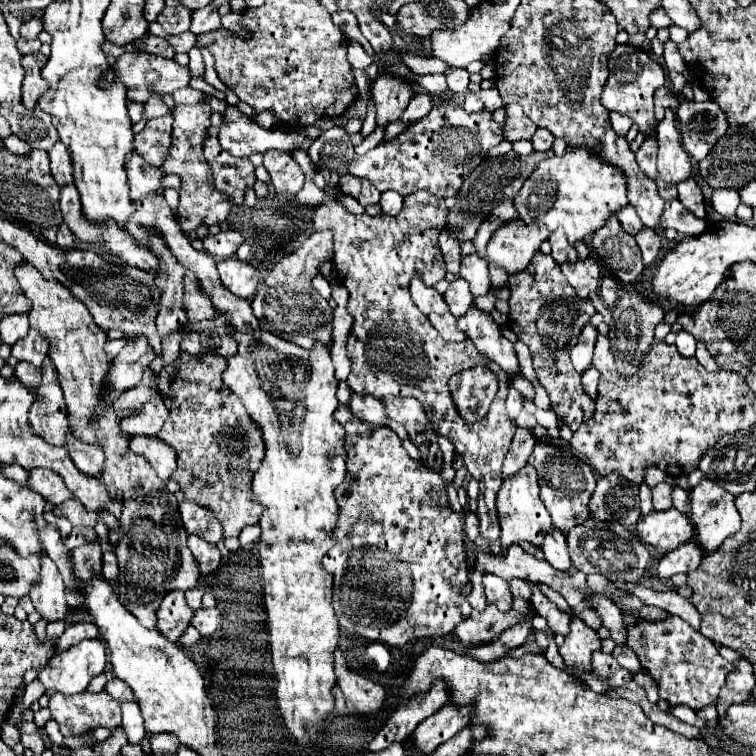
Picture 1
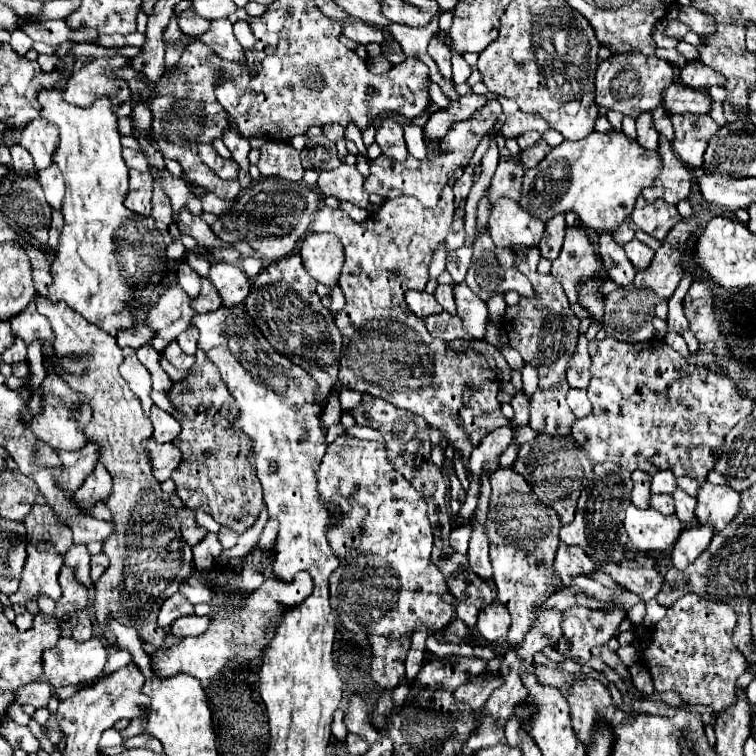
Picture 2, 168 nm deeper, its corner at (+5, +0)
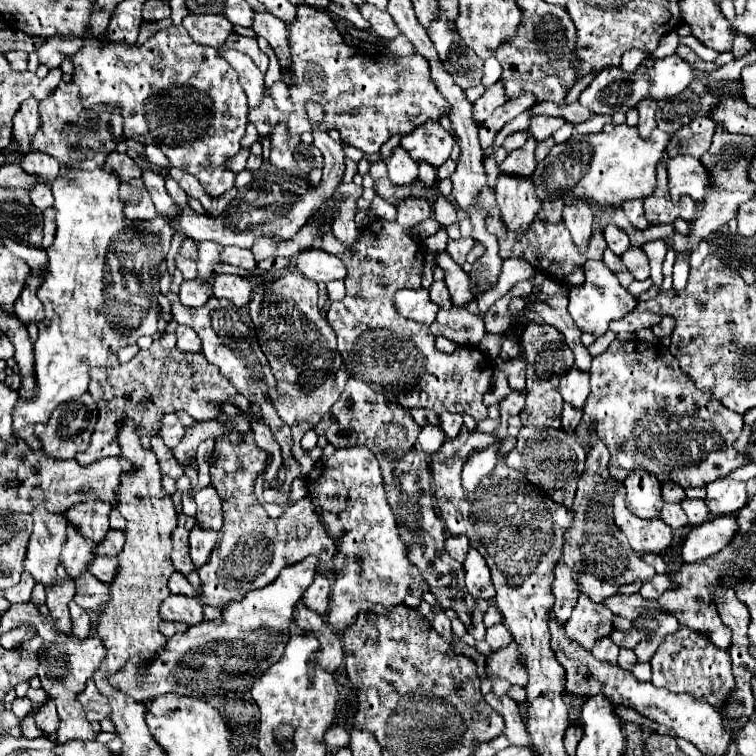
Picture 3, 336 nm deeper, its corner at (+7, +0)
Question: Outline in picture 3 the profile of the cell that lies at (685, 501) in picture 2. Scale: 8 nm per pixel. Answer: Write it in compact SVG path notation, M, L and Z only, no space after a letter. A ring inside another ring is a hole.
M685 499L681 503L681 507L685 509L691 525L701 525L701 523L705 523L709 519L709 507L701 499Z

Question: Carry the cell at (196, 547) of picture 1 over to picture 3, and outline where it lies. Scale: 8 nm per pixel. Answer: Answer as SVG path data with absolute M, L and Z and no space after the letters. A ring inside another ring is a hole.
M193 527L193 531L189 533L189 547L191 547L191 561L193 565L199 569L201 565L207 563L211 549L217 541L215 531L211 529L201 529L201 527Z

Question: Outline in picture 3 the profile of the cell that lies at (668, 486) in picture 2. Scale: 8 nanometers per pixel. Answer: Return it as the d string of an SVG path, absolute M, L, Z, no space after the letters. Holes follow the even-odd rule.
M663 483L663 497L665 503L681 503L685 499L685 489L677 483Z

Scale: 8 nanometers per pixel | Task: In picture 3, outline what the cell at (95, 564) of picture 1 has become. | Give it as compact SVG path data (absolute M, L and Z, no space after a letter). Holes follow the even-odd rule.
M59 579L53 587L47 587L47 601L49 615L61 633L71 633L71 617L67 603L75 597L75 585L69 579Z

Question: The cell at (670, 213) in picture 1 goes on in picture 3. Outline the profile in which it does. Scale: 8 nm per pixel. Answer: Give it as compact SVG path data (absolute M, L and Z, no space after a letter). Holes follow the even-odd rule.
M629 199L629 201L623 201L621 207L623 207L625 215L629 217L629 221L631 221L637 229L647 229L647 227L651 227L651 225L645 221L641 199Z

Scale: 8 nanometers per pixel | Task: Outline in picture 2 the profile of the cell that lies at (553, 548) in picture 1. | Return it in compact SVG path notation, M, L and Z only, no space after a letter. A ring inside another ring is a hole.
M563 541L559 543L553 569L561 577L563 585L573 583L571 579L575 575L589 575L591 571L595 571L593 561L587 557L587 553L579 545L567 545Z

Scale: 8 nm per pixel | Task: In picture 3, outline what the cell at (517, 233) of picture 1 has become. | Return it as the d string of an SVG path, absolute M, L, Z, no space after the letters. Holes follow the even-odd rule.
M501 173L495 185L497 205L505 219L509 231L525 231L537 219L541 201L535 193L533 177L517 177L511 173Z

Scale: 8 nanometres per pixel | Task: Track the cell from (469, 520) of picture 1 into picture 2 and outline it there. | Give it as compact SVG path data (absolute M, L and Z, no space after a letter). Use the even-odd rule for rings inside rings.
M459 525L451 531L451 547L457 549L459 553L467 553L467 543L471 537L471 527L469 525Z

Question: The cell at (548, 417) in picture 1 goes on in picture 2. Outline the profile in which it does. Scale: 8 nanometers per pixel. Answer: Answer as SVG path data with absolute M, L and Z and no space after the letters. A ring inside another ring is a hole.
M525 364L523 367L522 374L522 382L524 387L524 392L530 398L532 394L535 392L538 385L538 375L537 372L531 365Z

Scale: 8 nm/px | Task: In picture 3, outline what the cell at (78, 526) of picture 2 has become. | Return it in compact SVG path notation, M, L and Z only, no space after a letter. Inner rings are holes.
M109 529L105 541L101 541L101 545L95 547L95 553L97 553L97 557L117 557L121 553L123 545L125 545L125 535L121 531Z

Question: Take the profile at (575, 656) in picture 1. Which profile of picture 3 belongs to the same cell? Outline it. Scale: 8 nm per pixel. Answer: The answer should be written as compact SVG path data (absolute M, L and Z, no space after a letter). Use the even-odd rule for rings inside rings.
M579 595L579 601L565 623L565 633L585 649L591 649L599 637L613 631L613 617L609 607L593 603L587 595Z

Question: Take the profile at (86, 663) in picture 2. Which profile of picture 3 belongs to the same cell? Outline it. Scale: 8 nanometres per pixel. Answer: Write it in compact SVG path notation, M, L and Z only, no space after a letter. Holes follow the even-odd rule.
M41 617L41 621L35 623L39 635L45 639L45 649L51 649L51 653L43 653L41 667L39 667L39 679L41 687L47 691L49 699L55 701L57 713L61 715L61 723L57 729L57 741L69 741L69 739L93 739L95 731L91 729L85 715L77 715L79 701L77 695L85 689L87 681L93 677L93 673L99 669L105 649L99 635L91 635L87 639L77 639L73 635L63 635L55 631L51 617Z

